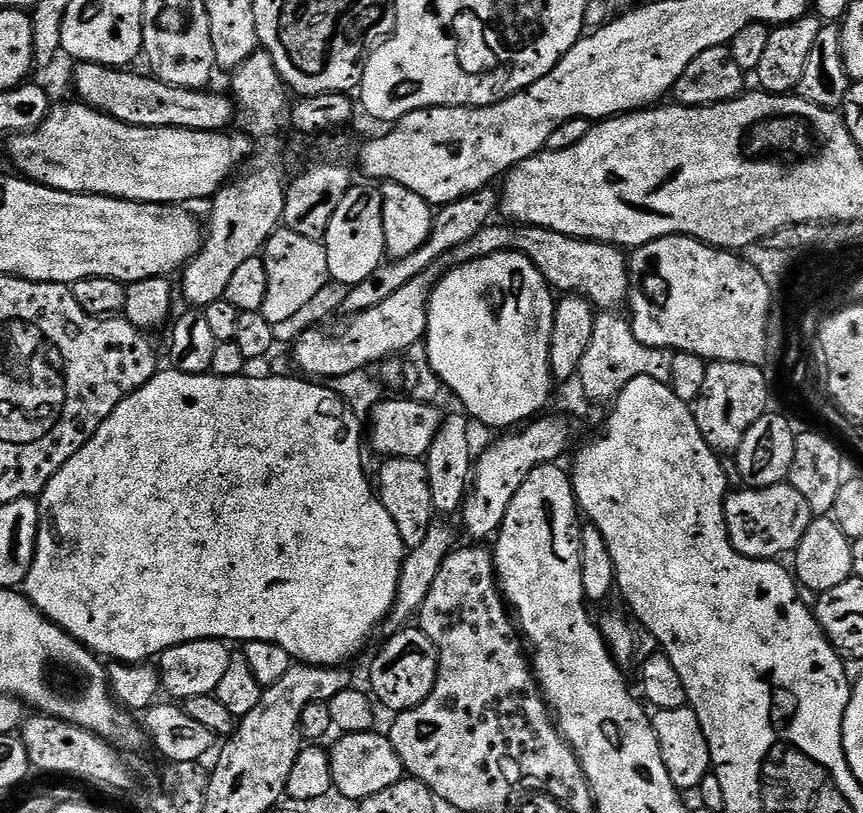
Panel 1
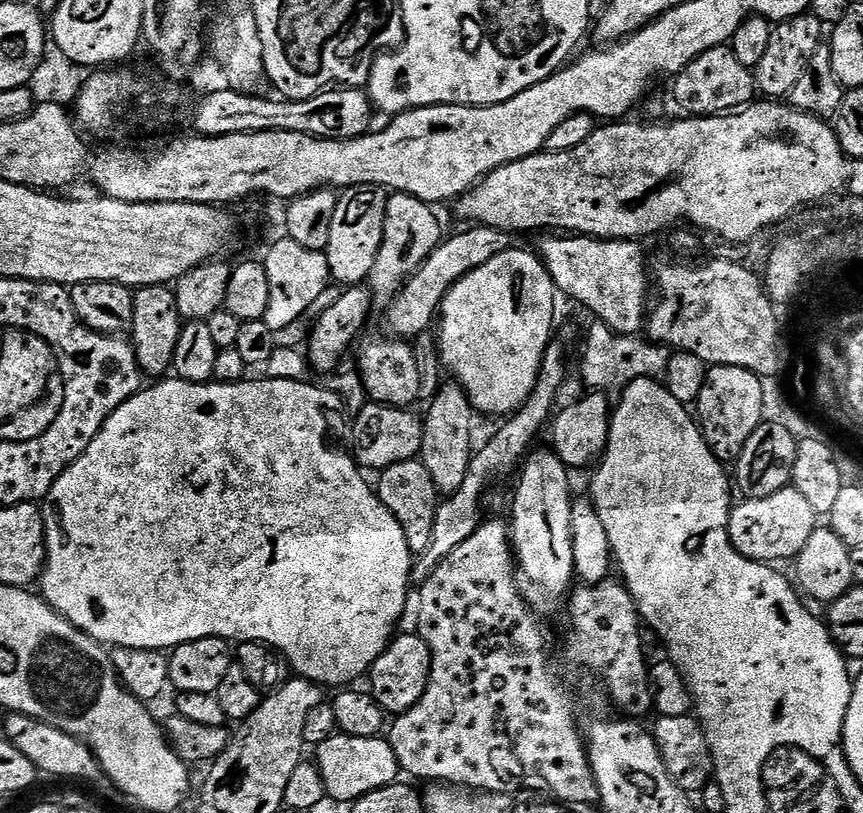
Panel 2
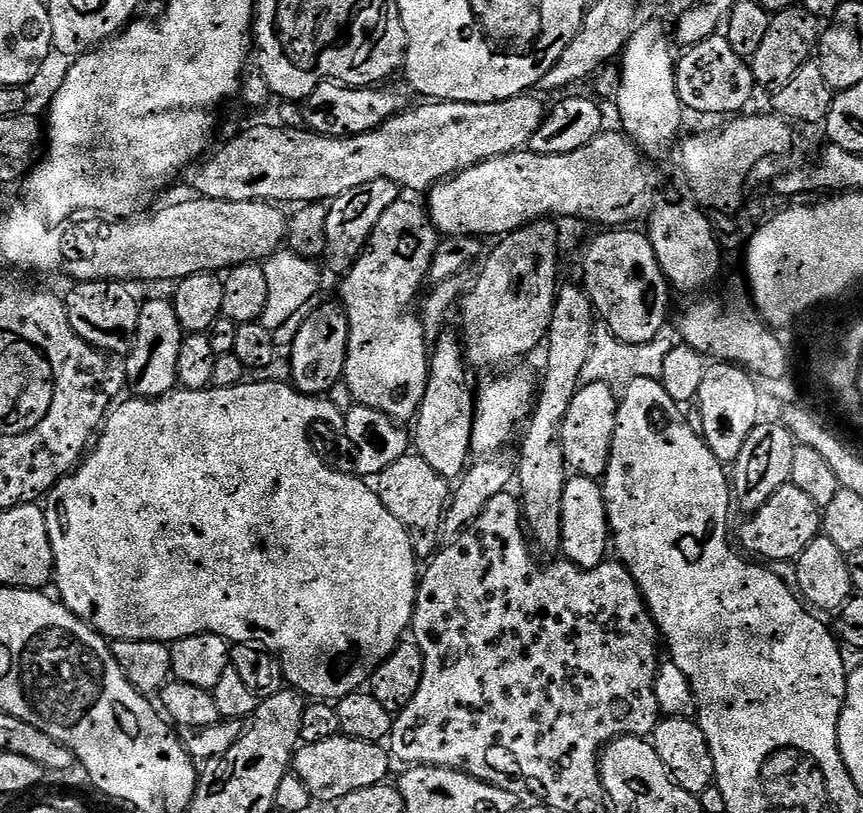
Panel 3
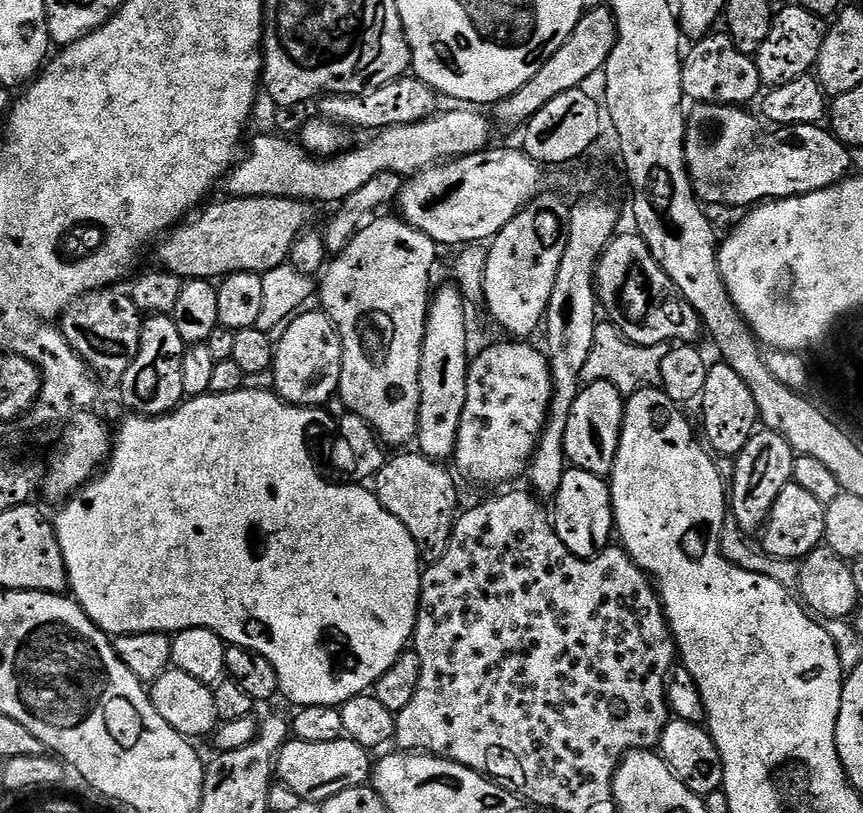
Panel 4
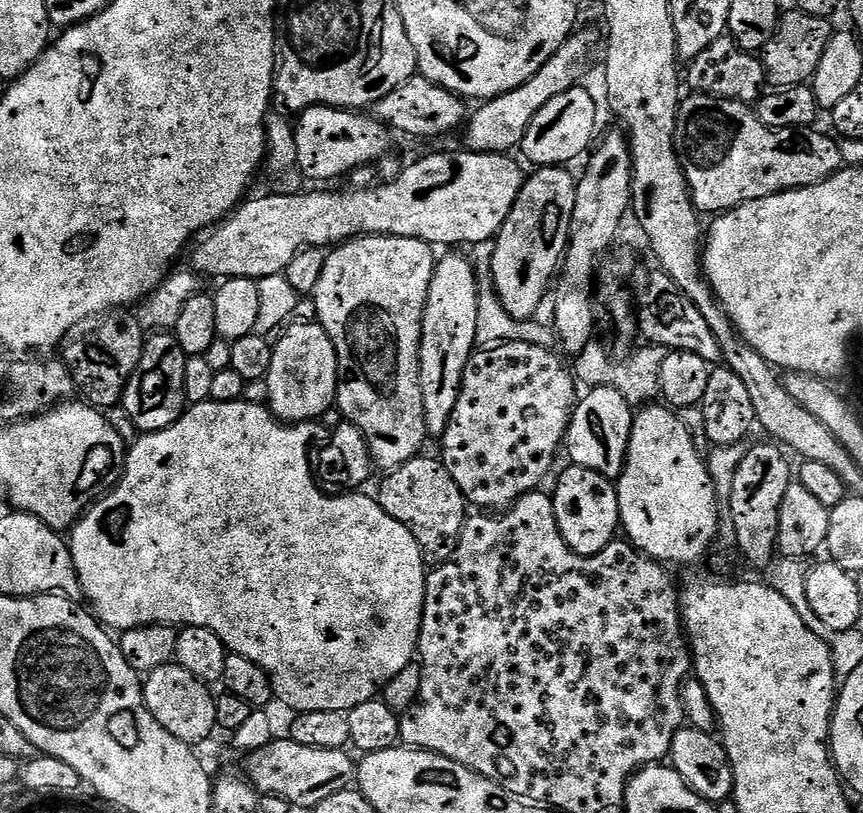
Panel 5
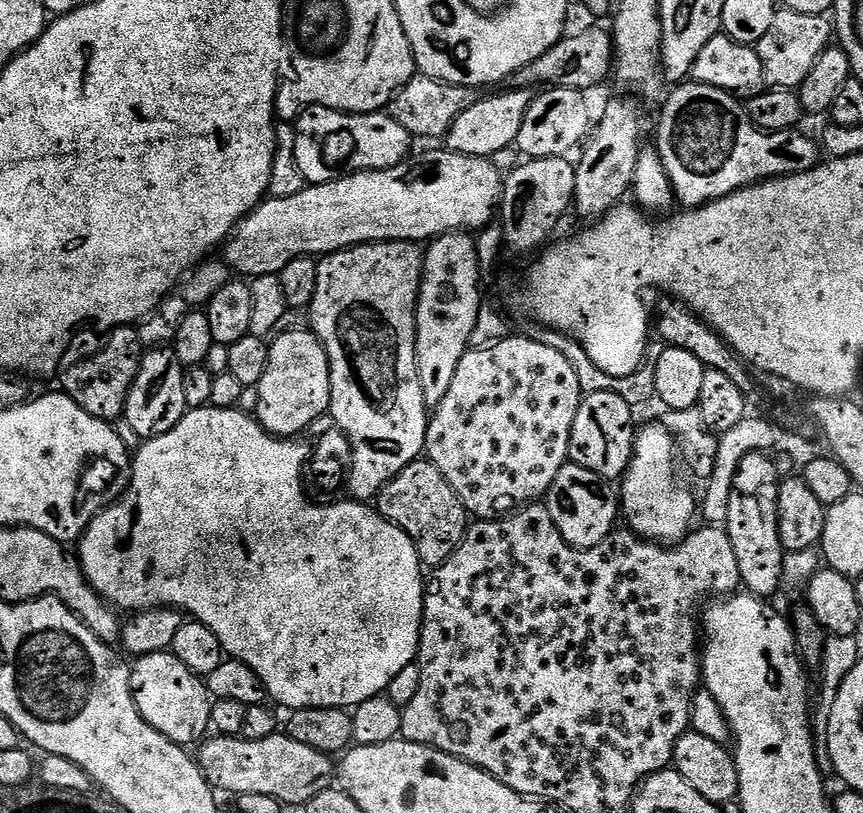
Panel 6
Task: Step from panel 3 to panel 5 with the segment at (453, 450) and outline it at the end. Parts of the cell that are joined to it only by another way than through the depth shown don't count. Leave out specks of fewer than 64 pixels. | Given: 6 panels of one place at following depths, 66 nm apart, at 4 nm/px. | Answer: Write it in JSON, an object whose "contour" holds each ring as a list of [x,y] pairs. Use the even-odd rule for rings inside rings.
{"contour":[[[452,250],[449,256],[441,255],[436,262],[436,269],[430,278],[430,290],[426,294],[426,306],[422,318],[422,334],[420,335],[420,385],[422,386],[422,410],[428,436],[438,438],[446,430],[446,422],[450,422],[450,414],[454,412],[454,402],[458,402],[460,383],[464,367],[472,357],[477,325],[478,290],[475,289],[475,274],[467,255],[459,256],[459,251]]]}

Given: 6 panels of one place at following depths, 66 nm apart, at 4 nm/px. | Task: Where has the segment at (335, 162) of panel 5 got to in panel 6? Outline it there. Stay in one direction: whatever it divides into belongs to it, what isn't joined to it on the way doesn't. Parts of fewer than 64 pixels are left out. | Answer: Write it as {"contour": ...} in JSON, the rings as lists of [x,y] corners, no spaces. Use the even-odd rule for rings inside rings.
{"contour":[[[308,105],[294,122],[295,162],[305,183],[325,184],[349,172],[392,169],[411,155],[414,137],[385,111],[347,113],[329,107]]]}

